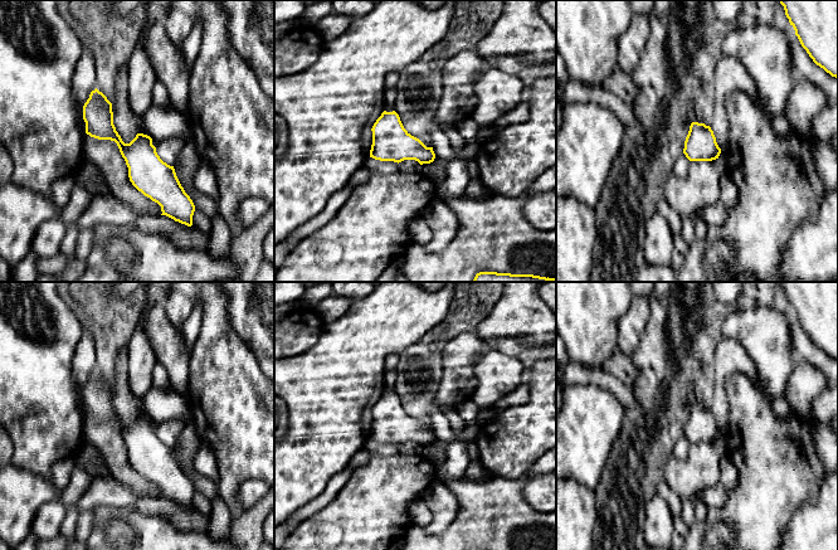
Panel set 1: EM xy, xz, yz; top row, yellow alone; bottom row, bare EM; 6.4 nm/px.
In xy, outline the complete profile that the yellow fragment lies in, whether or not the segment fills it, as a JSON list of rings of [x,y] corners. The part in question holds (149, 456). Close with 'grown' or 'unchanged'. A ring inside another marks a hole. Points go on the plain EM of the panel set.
[[[97,370],[83,388],[83,401],[87,417],[117,425],[128,449],[130,463],[161,488],[161,497],[193,507],[195,487],[181,468],[174,448],[157,437],[150,418],[137,415],[130,425],[125,425],[113,407],[112,385]]]; unchanged

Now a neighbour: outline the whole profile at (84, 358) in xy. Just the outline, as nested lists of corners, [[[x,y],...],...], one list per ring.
[[[84,331],[74,352],[72,374],[77,384],[77,395],[86,413],[83,401],[83,388],[89,380],[92,373],[96,371],[96,345],[92,334]]]

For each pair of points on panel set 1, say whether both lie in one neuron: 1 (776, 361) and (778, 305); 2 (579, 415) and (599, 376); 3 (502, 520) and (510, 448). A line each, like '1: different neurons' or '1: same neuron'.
1: different neurons
2: different neurons
3: different neurons

